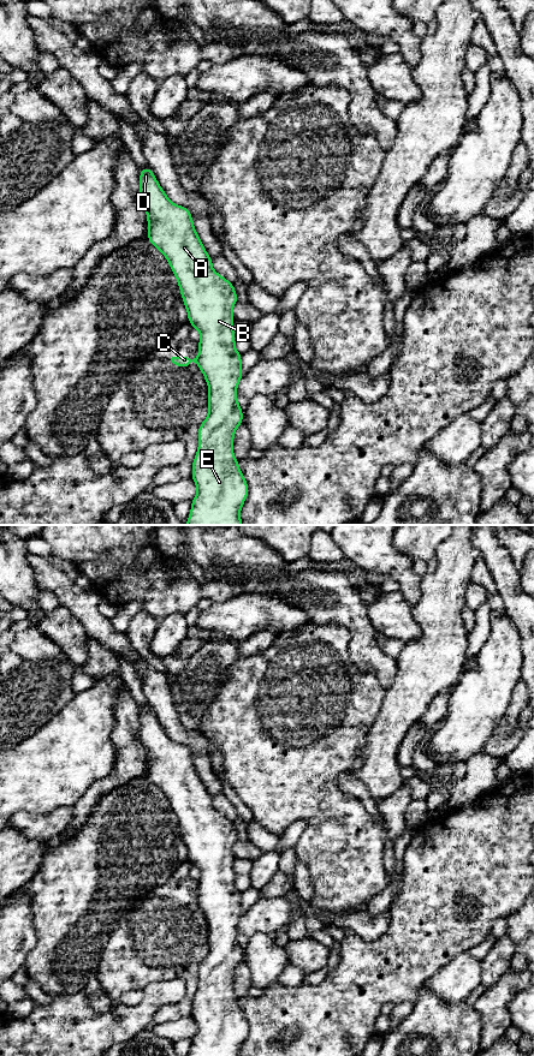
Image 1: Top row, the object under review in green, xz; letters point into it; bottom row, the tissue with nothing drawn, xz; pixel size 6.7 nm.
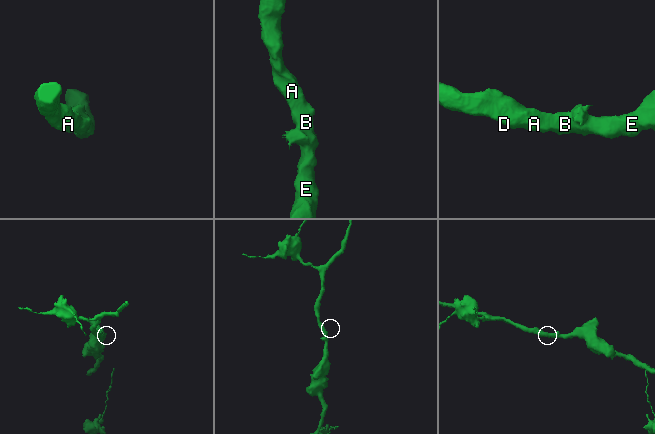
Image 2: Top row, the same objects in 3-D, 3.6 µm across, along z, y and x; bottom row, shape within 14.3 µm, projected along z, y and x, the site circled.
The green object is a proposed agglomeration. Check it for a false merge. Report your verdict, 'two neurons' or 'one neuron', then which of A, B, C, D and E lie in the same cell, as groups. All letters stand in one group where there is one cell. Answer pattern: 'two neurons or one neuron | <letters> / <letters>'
two neurons | A B D E / C

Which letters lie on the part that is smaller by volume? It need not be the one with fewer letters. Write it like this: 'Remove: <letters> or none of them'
Remove: C

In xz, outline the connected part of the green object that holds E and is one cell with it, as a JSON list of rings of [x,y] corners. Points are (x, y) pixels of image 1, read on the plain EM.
[[[149,704],[140,708],[140,740],[147,751],[147,777],[167,798],[178,819],[188,860],[201,871],[197,903],[208,923],[209,949],[197,970],[198,985],[191,1002],[197,1033],[191,1038],[189,1056],[241,1056],[249,1024],[233,992],[235,970],[243,962],[237,925],[244,911],[242,891],[235,884],[236,858],[232,853],[238,834],[233,822],[213,807],[213,797],[195,768],[191,750],[168,738]]]

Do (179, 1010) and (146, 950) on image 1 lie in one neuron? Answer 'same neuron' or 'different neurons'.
same neuron

